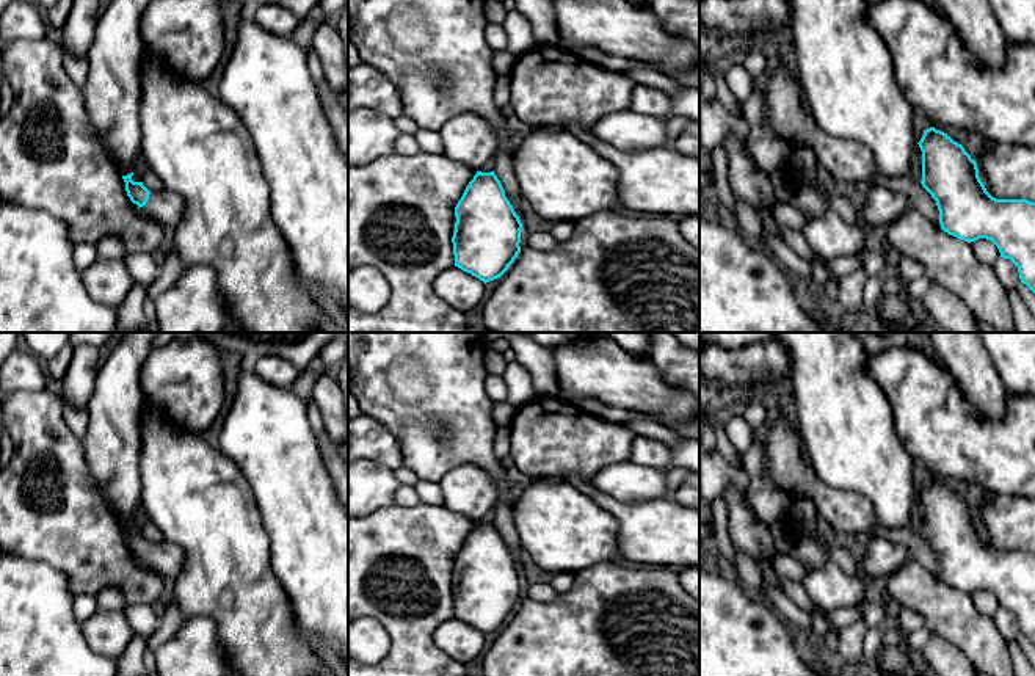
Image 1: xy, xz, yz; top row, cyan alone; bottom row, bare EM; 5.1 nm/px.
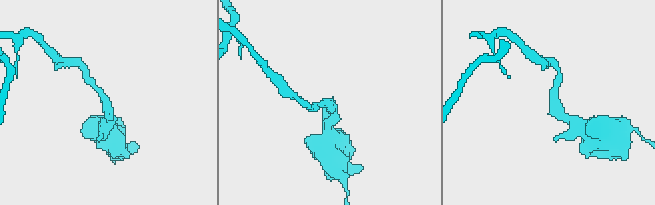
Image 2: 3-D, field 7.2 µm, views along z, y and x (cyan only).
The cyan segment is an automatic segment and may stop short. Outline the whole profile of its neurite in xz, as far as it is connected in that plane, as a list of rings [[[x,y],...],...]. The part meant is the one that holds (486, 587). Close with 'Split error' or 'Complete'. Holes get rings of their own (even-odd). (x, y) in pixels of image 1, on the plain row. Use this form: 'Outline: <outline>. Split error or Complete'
Outline: [[[477,522],[455,568],[455,618],[485,635],[500,629],[521,604],[522,574],[494,522]]]. Complete

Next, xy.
Outline: [[[133,524],[122,527],[130,552],[138,557],[141,565],[152,569],[165,580],[174,582],[185,565],[183,549],[168,540],[149,543],[143,533],[133,533],[132,527]]]. Split error

